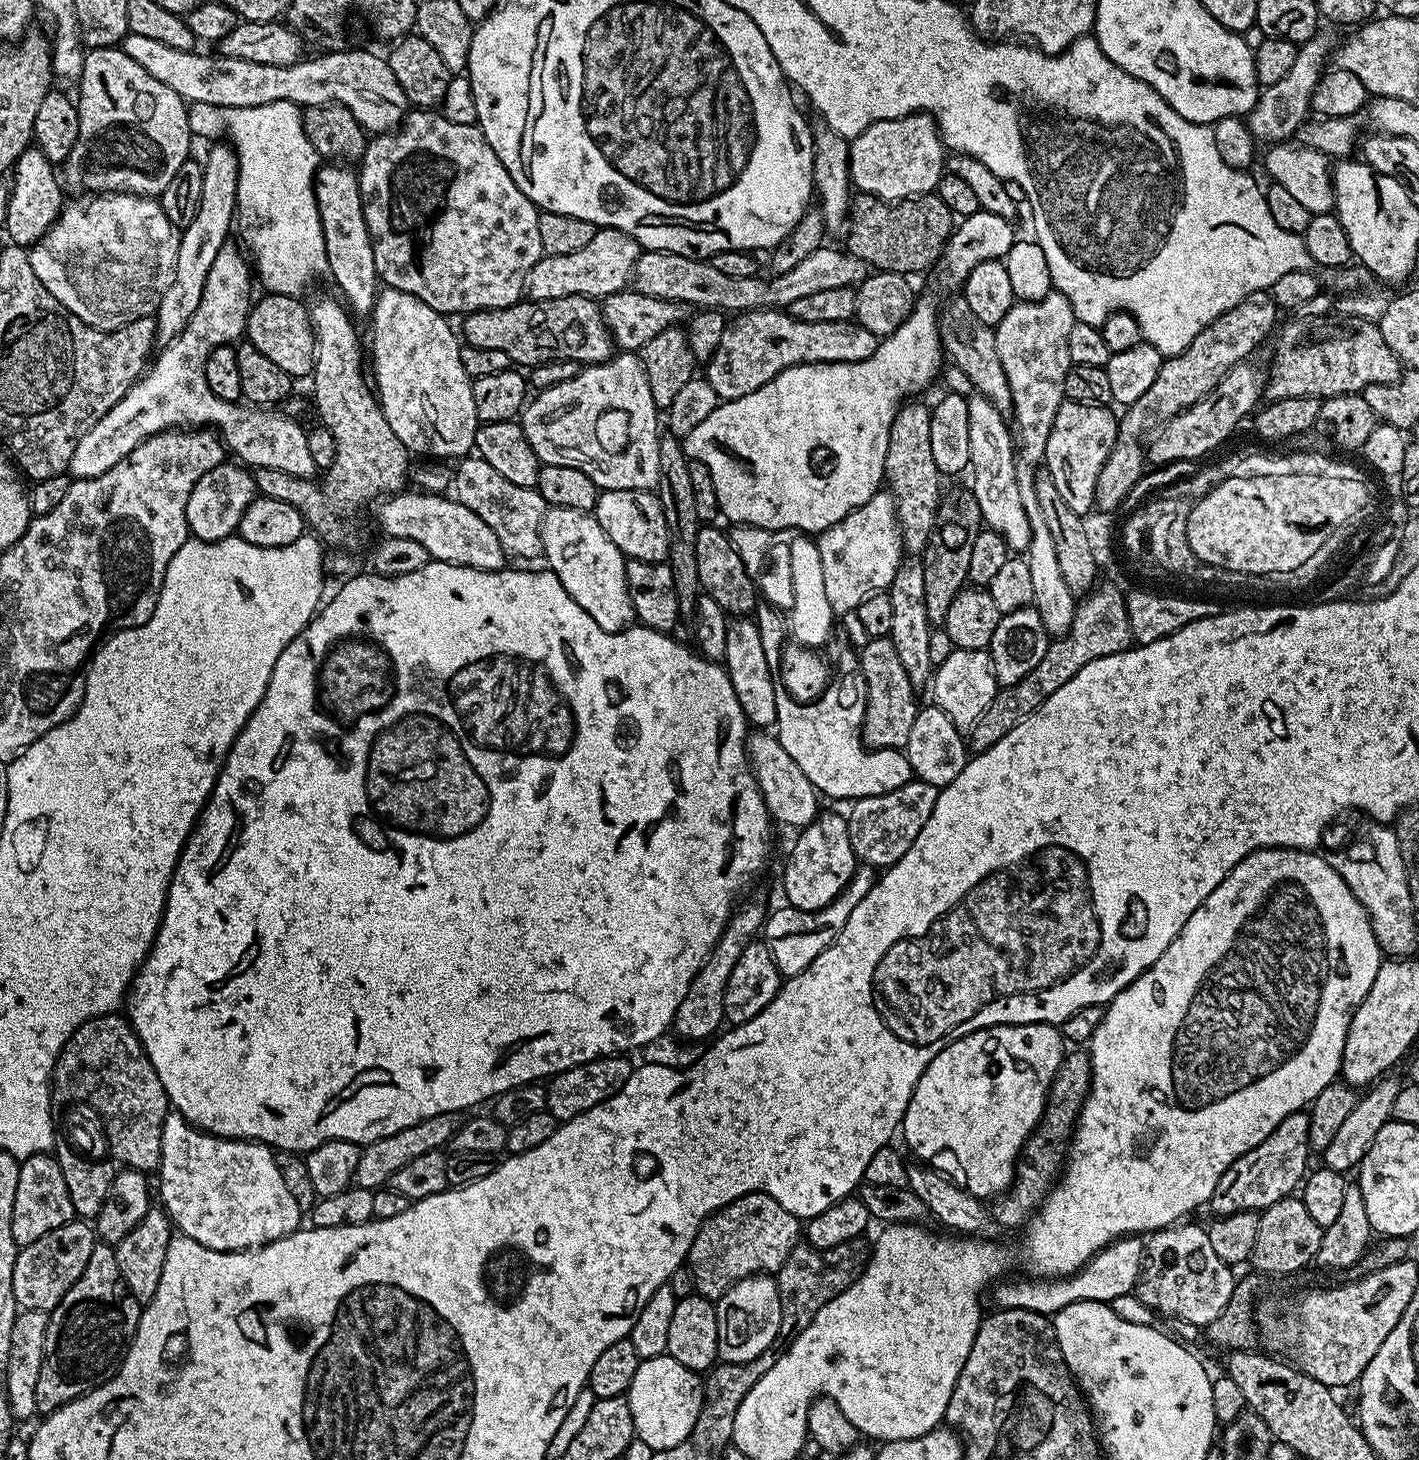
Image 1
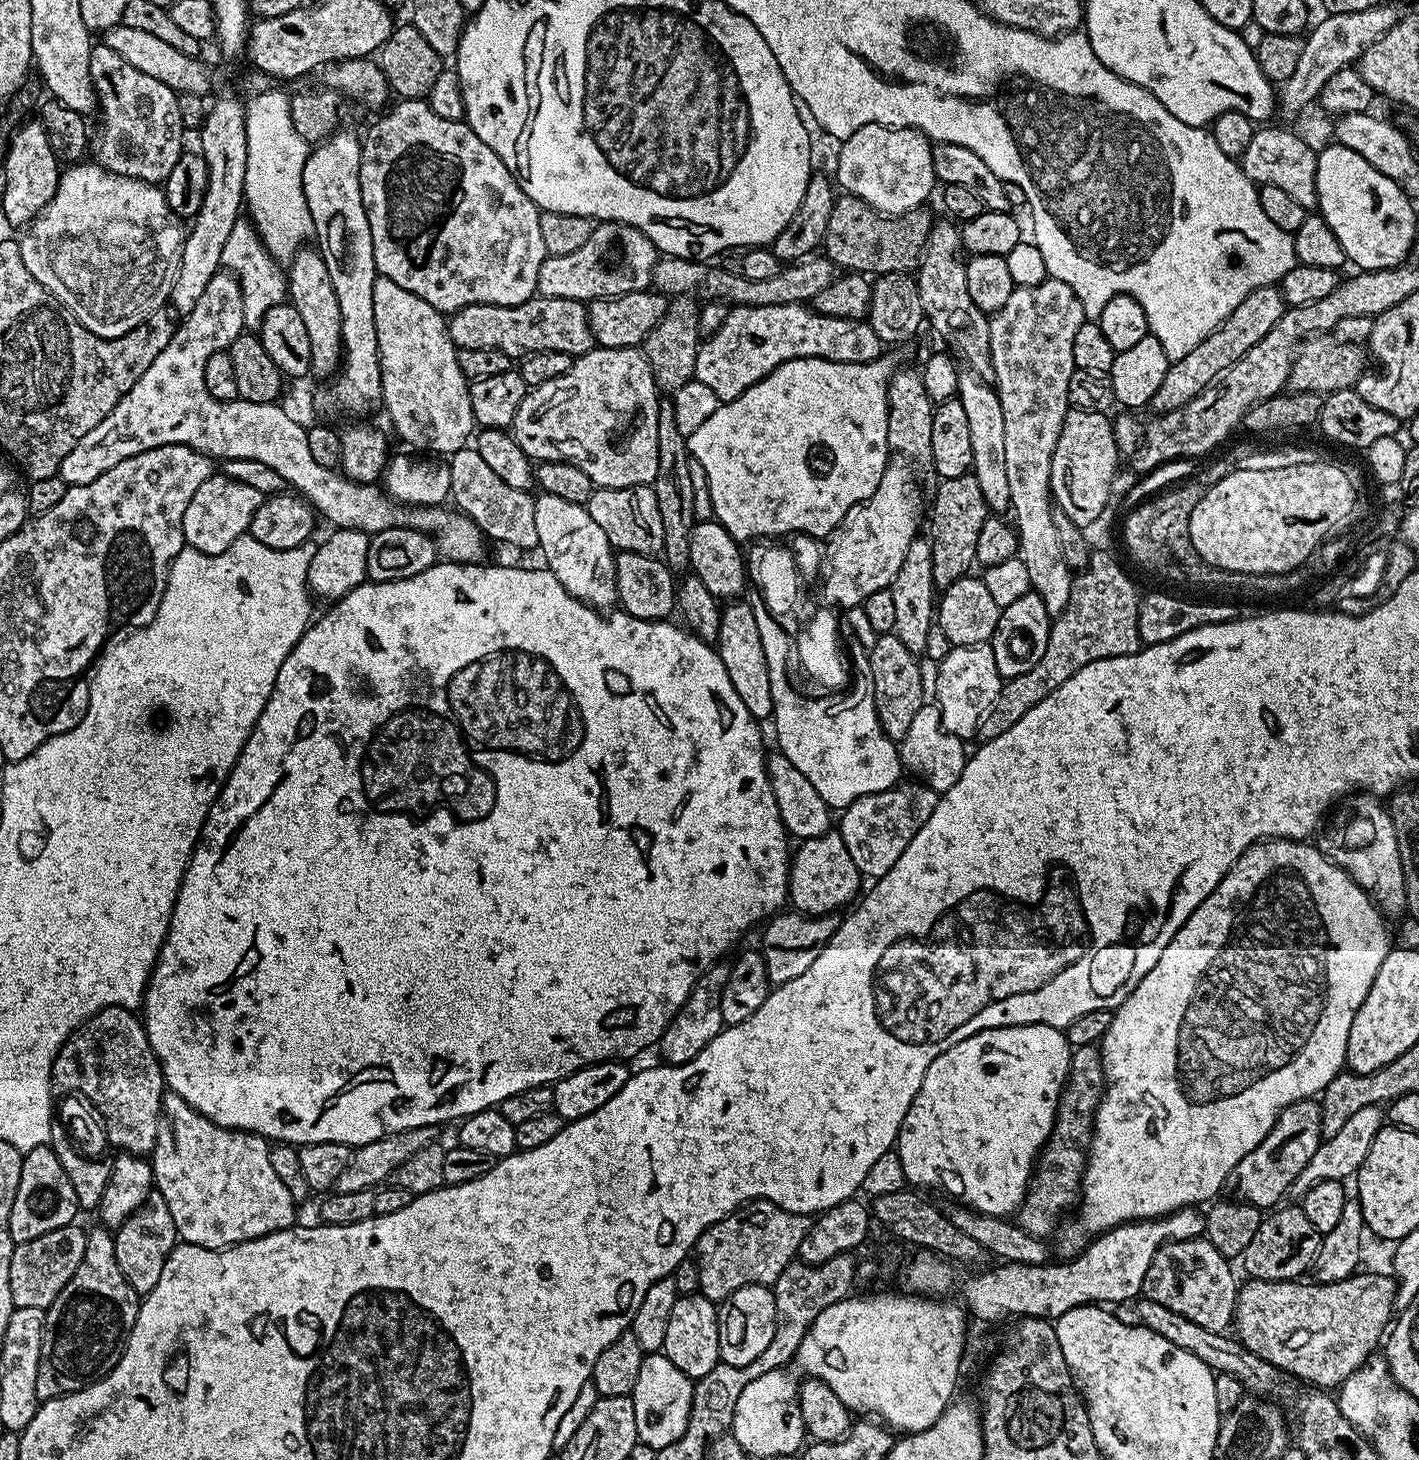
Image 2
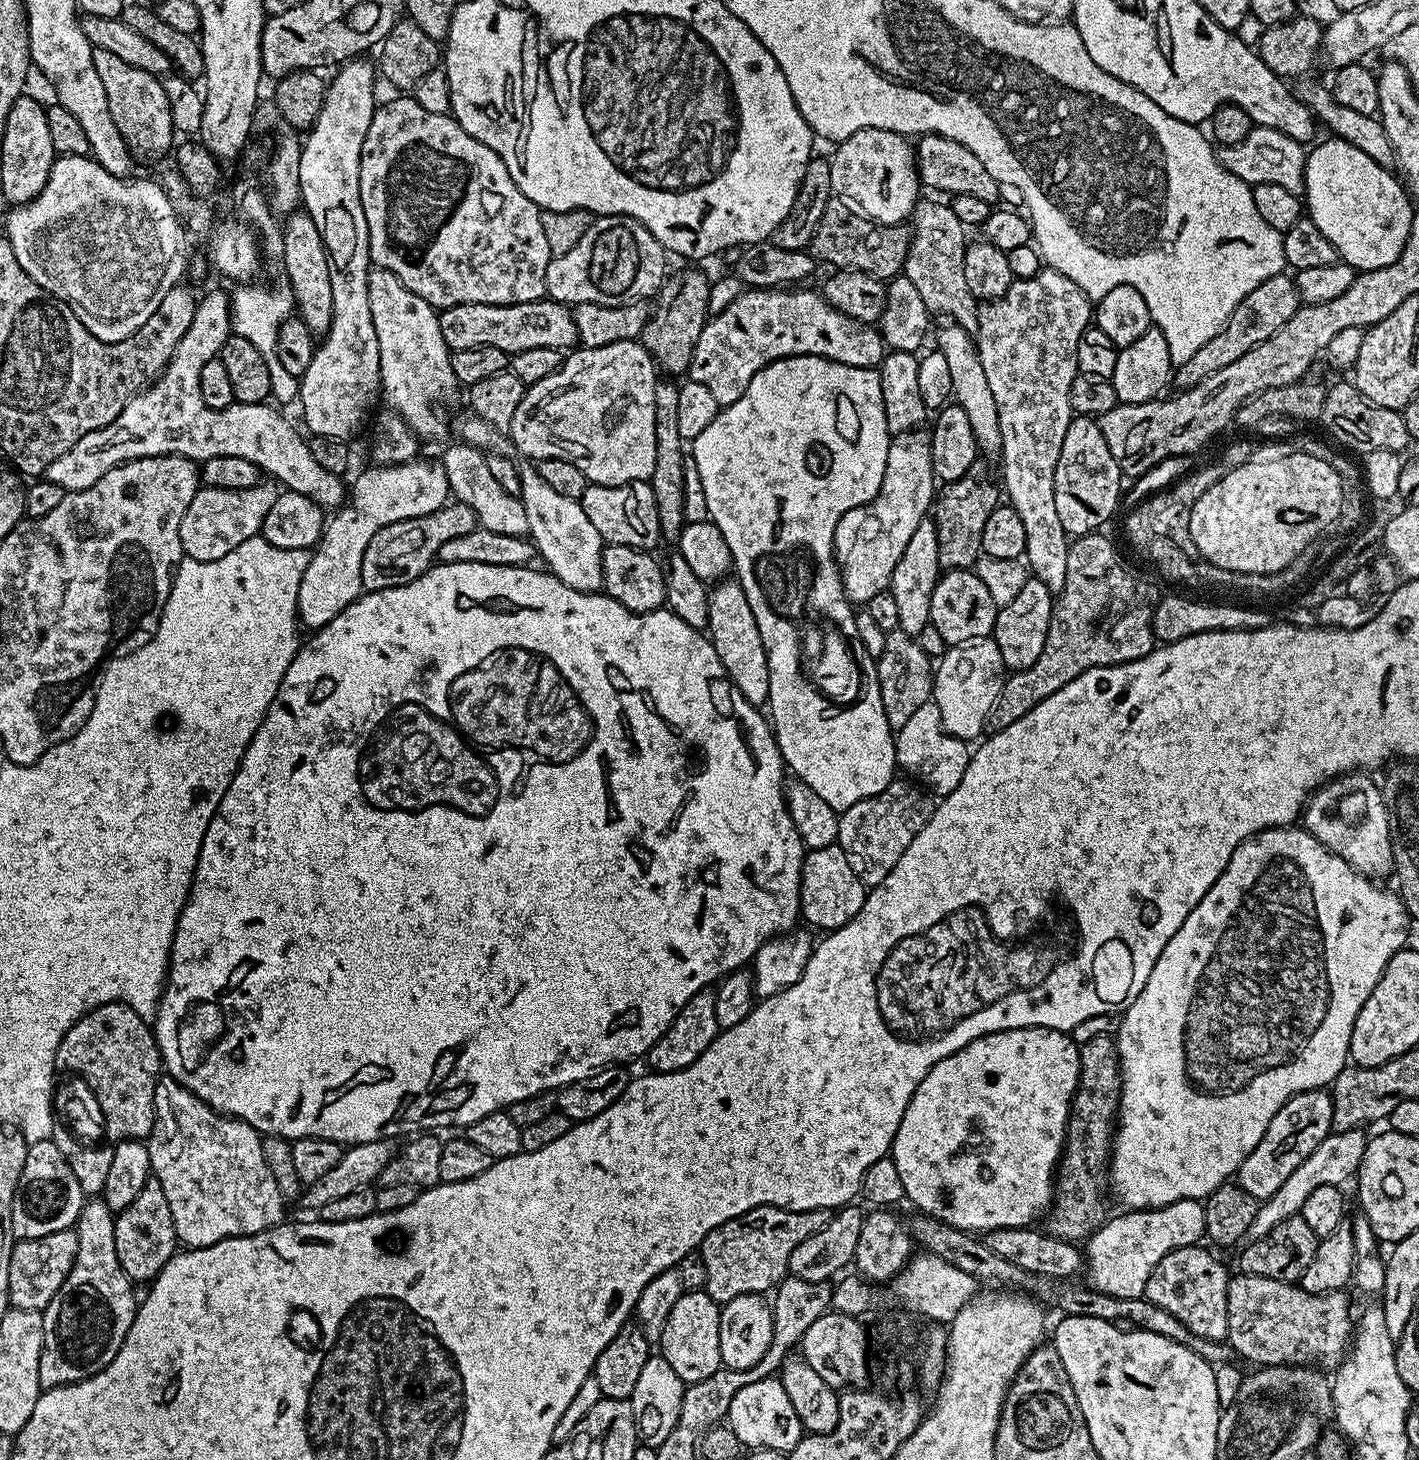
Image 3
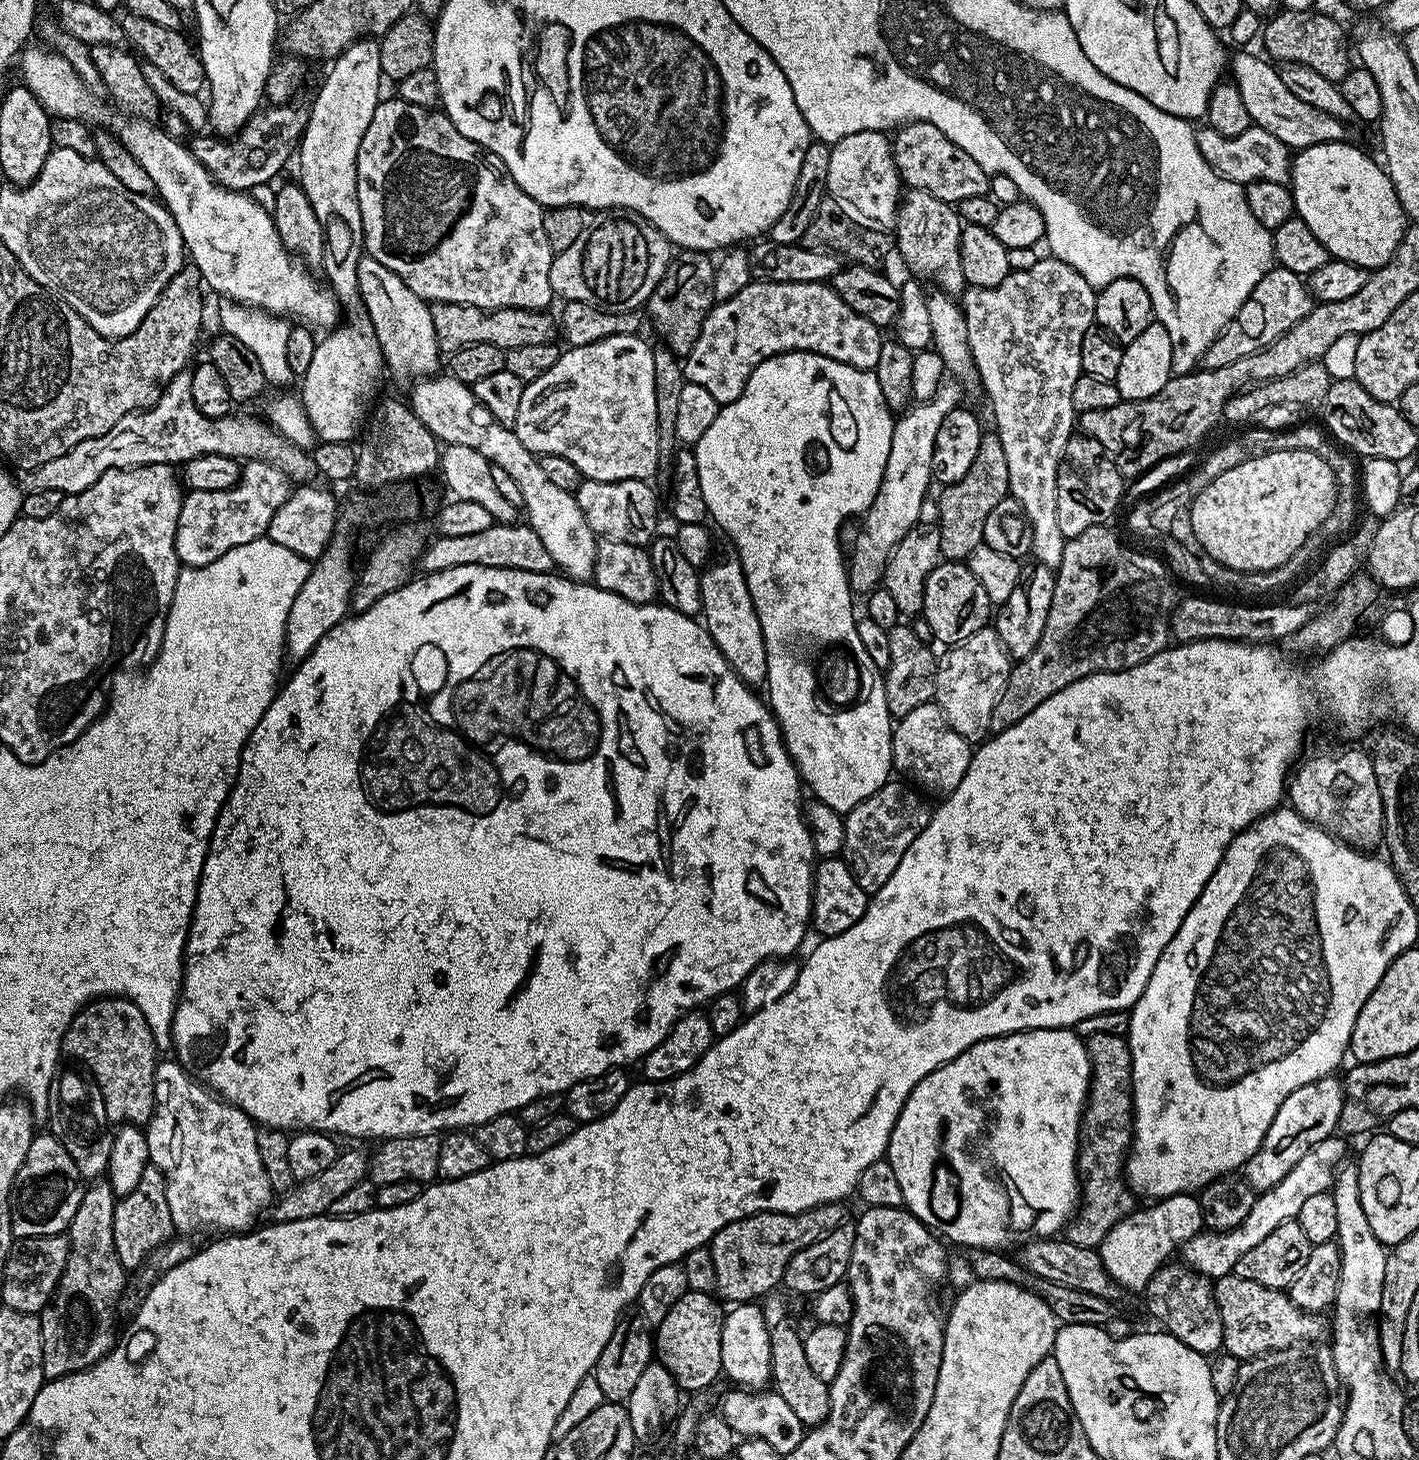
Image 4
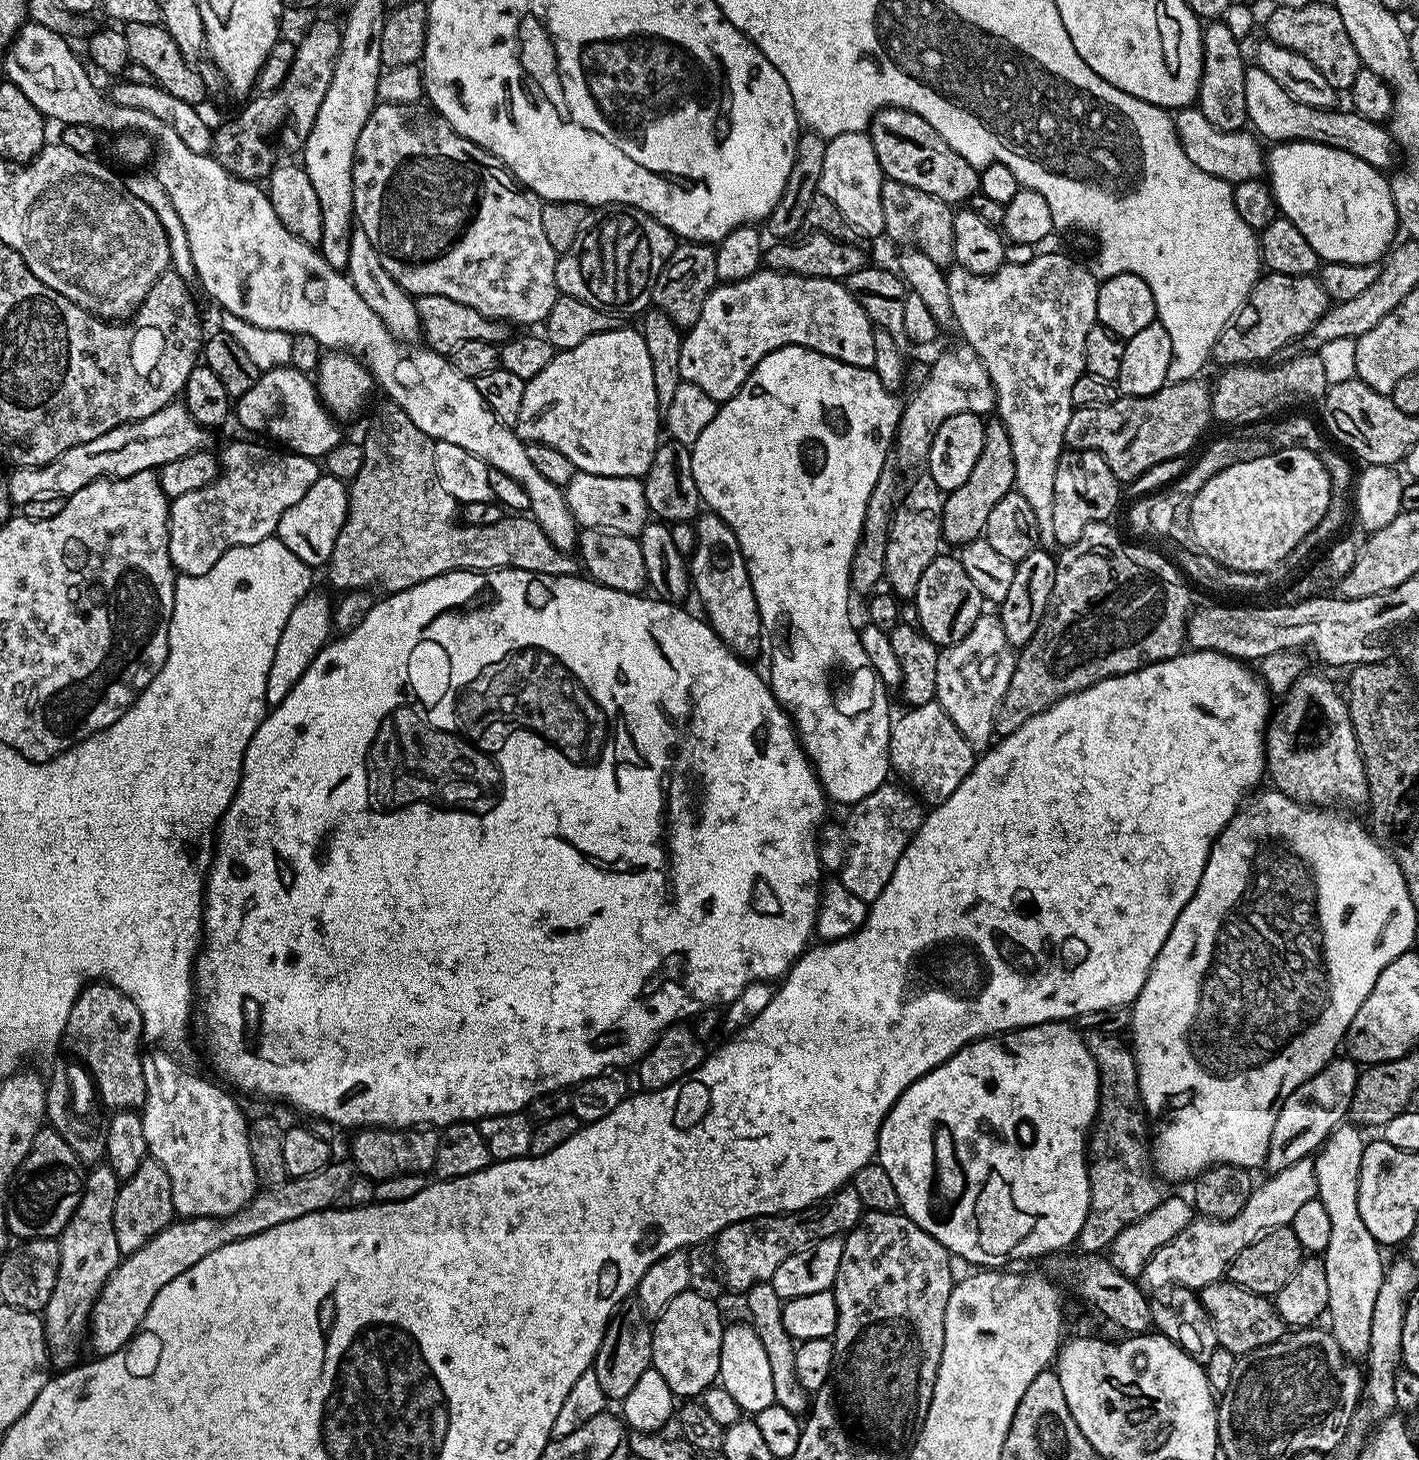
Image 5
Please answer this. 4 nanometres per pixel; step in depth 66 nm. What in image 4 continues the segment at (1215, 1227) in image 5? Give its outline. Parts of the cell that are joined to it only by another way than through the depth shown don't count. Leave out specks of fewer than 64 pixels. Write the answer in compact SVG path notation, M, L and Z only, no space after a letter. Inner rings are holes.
M1333 1134L1327 1140L1318 1142L1318 1146L1306 1150L1298 1166L1294 1166L1294 1170L1290 1170L1290 1174L1286 1174L1278 1186L1270 1186L1270 1190L1257 1195L1254 1210L1246 1214L1246 1222L1242 1222L1242 1226L1229 1232L1205 1230L1190 1238L1190 1242L1186 1242L1182 1249L1183 1263L1209 1278L1233 1275L1242 1254L1254 1250L1254 1246L1258 1246L1258 1242L1263 1242L1278 1226L1282 1226L1282 1222L1294 1220L1298 1210L1302 1210L1304 1203L1313 1194L1322 1194L1331 1189L1338 1169L1345 1163L1344 1144L1339 1138L1339 1135Z

